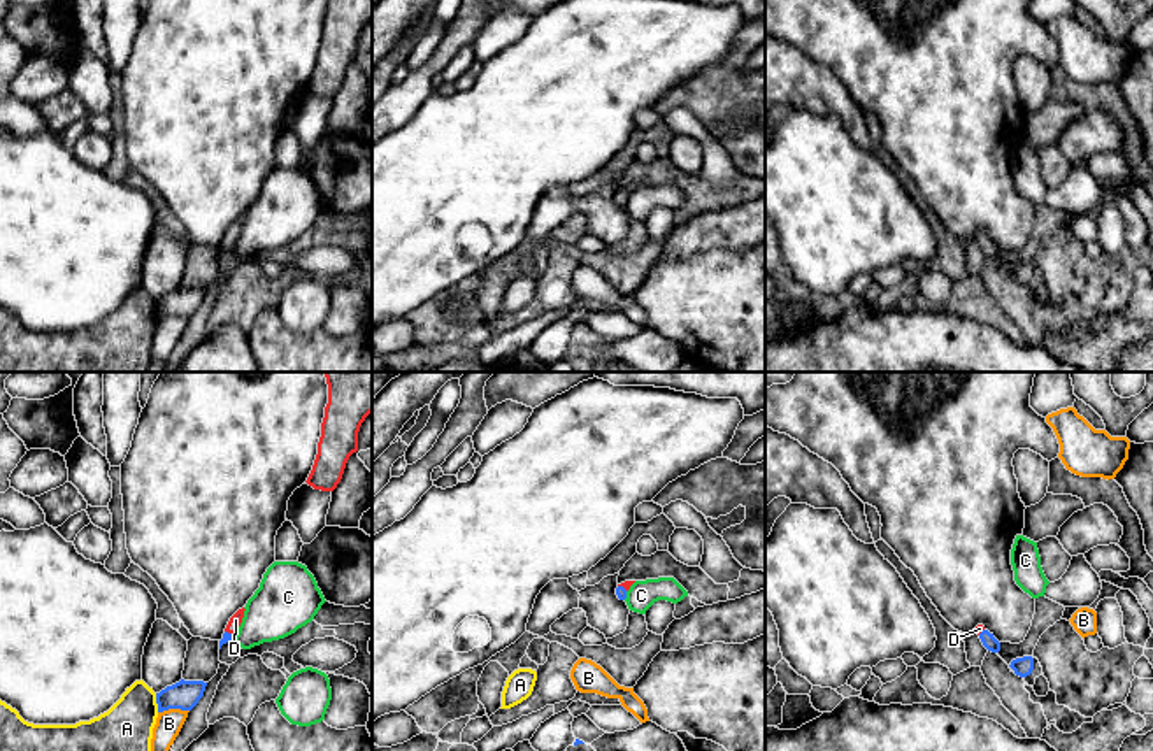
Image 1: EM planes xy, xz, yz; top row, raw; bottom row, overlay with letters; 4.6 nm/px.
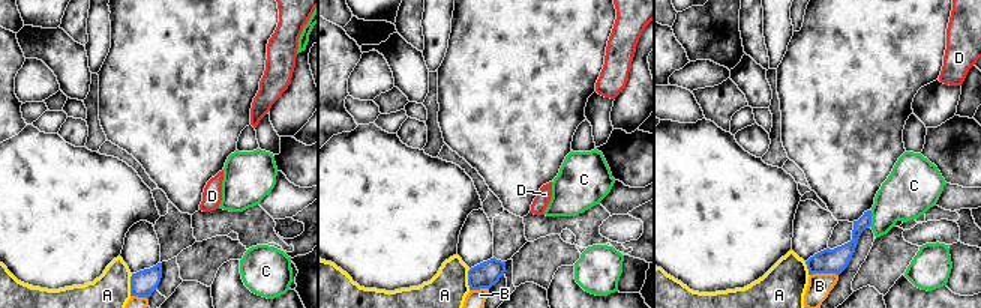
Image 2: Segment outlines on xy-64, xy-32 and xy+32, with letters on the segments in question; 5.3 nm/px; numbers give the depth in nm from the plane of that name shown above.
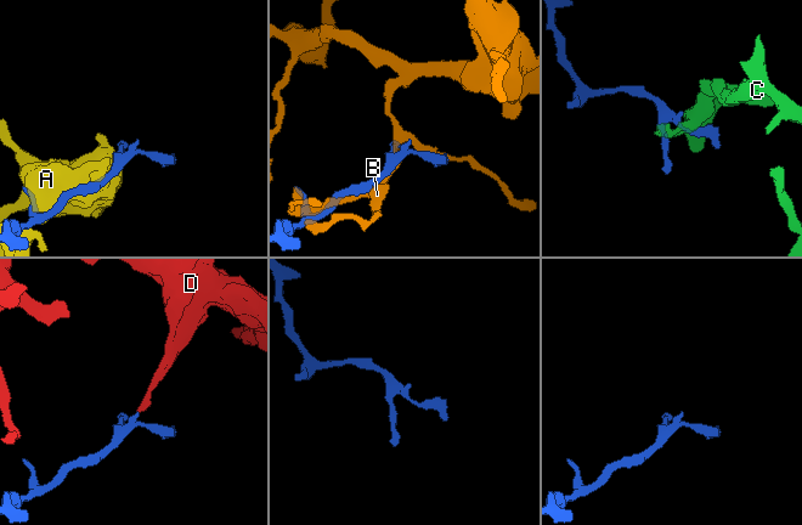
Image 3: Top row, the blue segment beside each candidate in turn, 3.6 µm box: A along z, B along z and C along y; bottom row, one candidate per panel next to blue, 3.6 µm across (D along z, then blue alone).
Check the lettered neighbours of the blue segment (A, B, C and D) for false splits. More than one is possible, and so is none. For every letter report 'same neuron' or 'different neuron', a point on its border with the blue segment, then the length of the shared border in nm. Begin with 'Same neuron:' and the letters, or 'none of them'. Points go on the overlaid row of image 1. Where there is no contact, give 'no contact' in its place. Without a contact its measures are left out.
Same neuron: D
A: different neuron; contact xy (157, 702); length 90 nm
B: different neuron; contact xy (172, 708); length 140 nm
C: different neuron; contact xz (625, 595); length 40 nm
D: same neuron; contact xy (230, 634); length 50 nm

